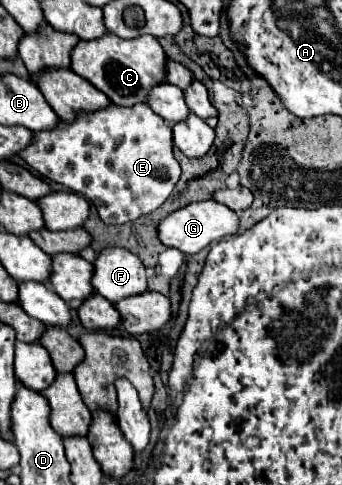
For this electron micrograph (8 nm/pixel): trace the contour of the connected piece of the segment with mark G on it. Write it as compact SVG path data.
M209 199L209 201L189 203L187 207L173 211L159 223L157 229L159 229L159 239L163 241L163 245L175 247L175 249L183 251L185 255L193 255L193 253L199 253L201 249L205 249L209 243L221 241L223 237L237 233L239 215L233 213L229 207L217 203L215 199Z

